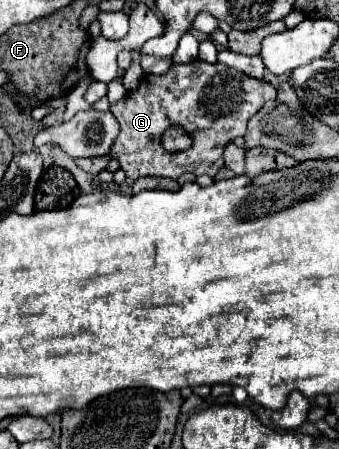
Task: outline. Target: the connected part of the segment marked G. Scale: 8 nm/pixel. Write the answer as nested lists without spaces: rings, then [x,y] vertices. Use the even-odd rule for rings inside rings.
[[[192,60],[190,64],[172,64],[164,76],[152,76],[152,74],[144,76],[136,92],[128,94],[118,104],[110,106],[112,114],[120,122],[120,134],[116,142],[112,144],[110,156],[120,162],[120,168],[126,172],[130,180],[136,180],[142,176],[162,176],[162,178],[178,180],[178,176],[184,172],[192,172],[194,176],[202,176],[202,174],[216,176],[216,172],[224,166],[222,148],[228,142],[232,142],[236,136],[244,136],[248,120],[270,100],[276,100],[276,86],[266,82],[264,78],[260,80],[260,78],[246,76],[220,62],[210,64],[204,60]],[[172,124],[180,124],[182,128],[186,128],[186,132],[192,134],[194,144],[188,150],[182,150],[176,154],[162,150],[160,146],[162,132]]]

